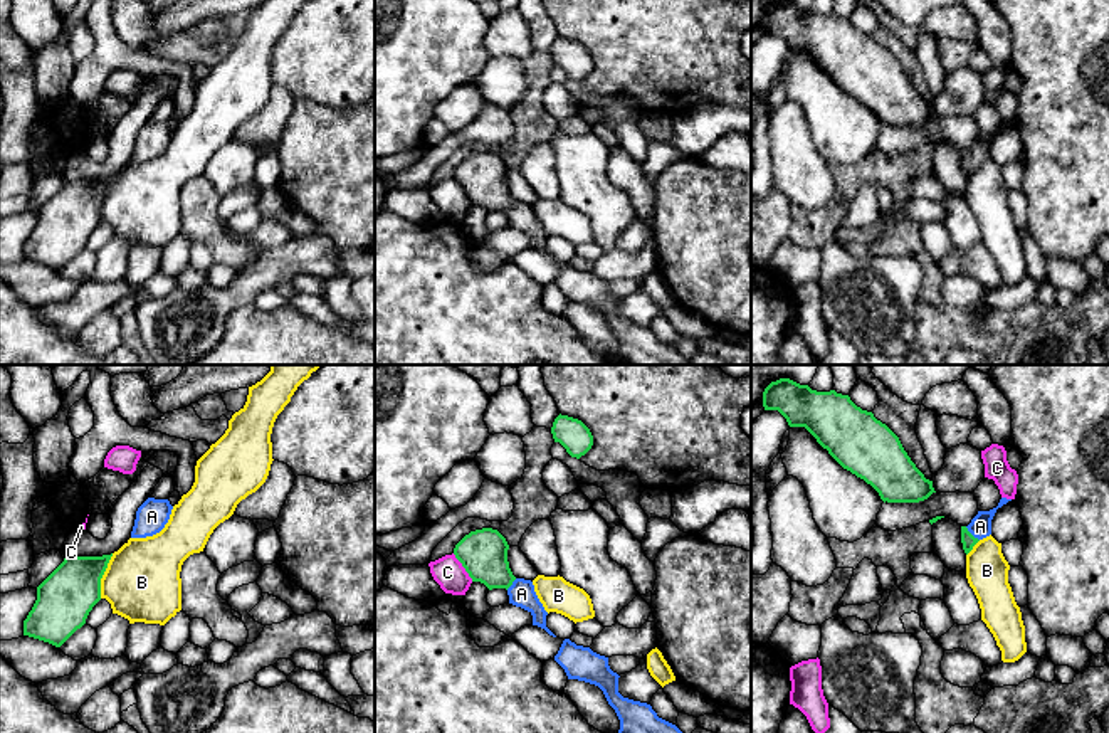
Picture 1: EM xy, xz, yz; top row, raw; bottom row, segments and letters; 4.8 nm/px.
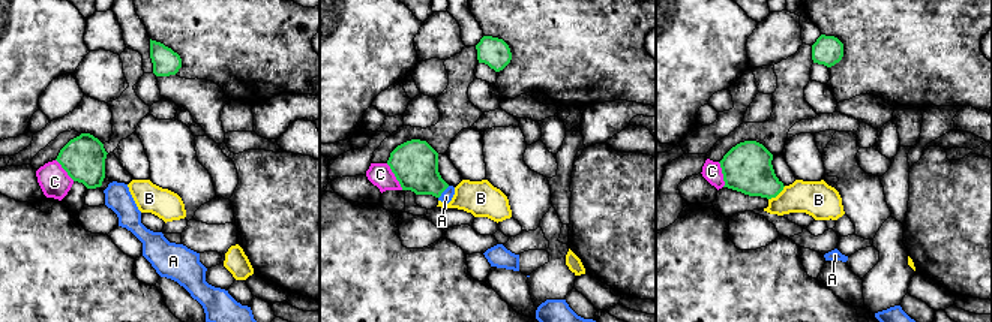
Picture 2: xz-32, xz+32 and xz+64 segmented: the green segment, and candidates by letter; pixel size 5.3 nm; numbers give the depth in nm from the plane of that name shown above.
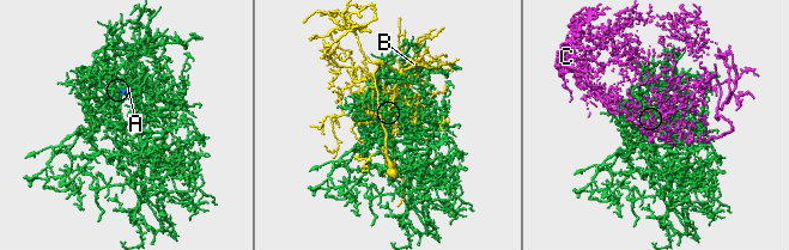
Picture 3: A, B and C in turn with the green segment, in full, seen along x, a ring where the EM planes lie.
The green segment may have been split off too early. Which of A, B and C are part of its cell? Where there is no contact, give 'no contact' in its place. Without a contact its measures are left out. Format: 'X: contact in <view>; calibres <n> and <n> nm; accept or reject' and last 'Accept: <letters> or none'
A: contact in yz; calibres 70 and 110 nm; accept
B: contact in xy; calibres 280 and 360 nm; reject
C: contact in xz; calibres 220 and 150 nm; reject
Accept: A

